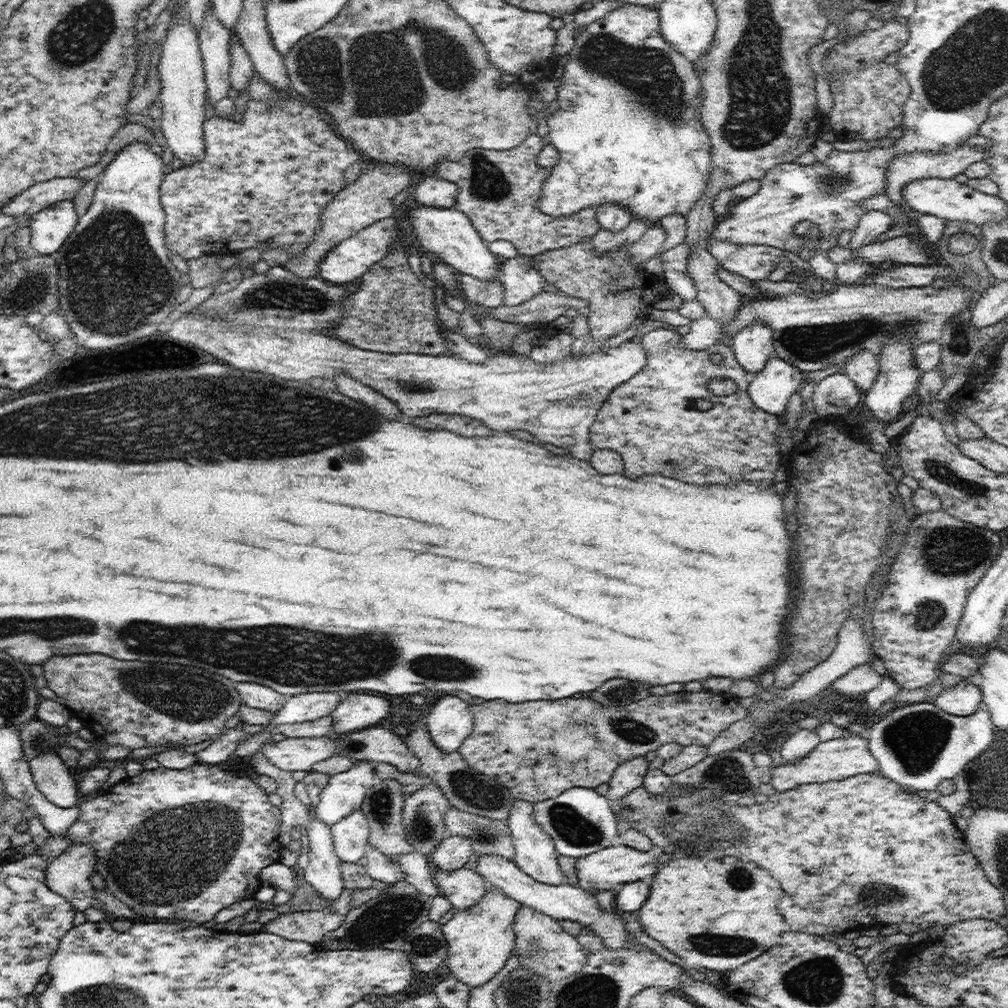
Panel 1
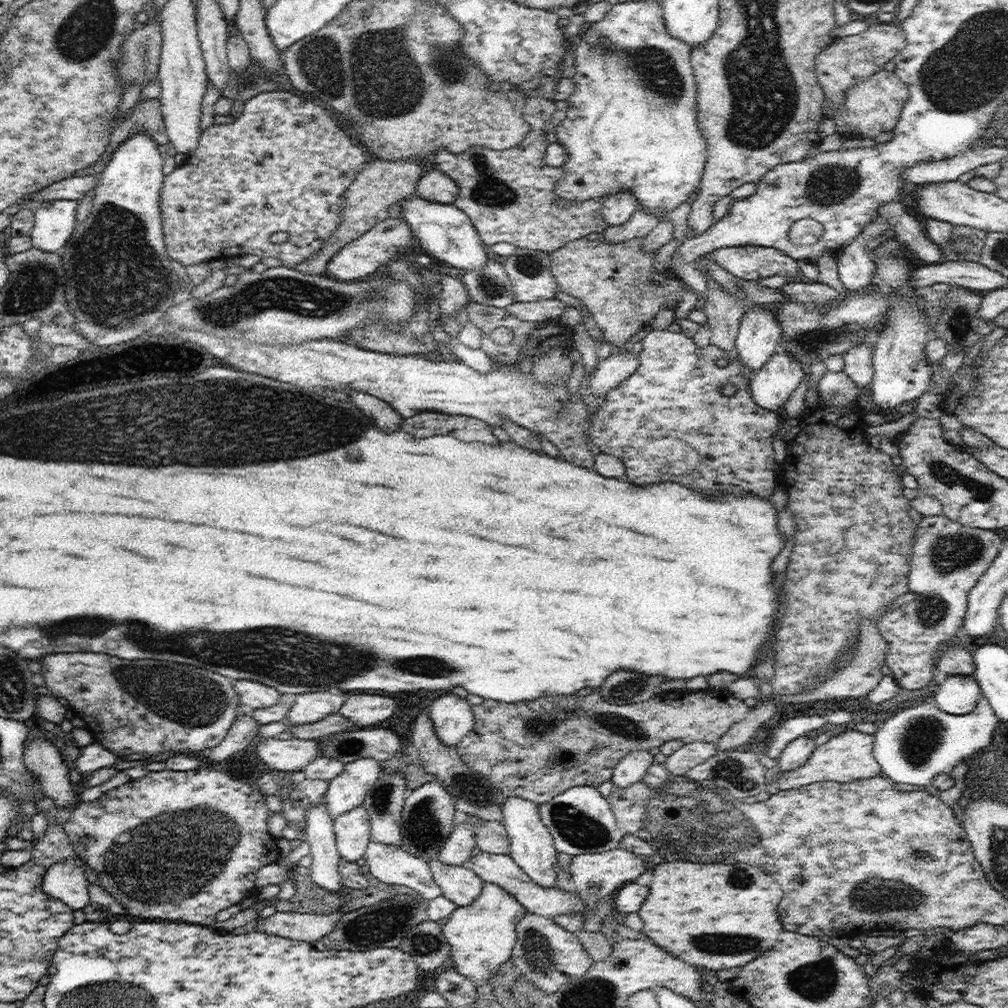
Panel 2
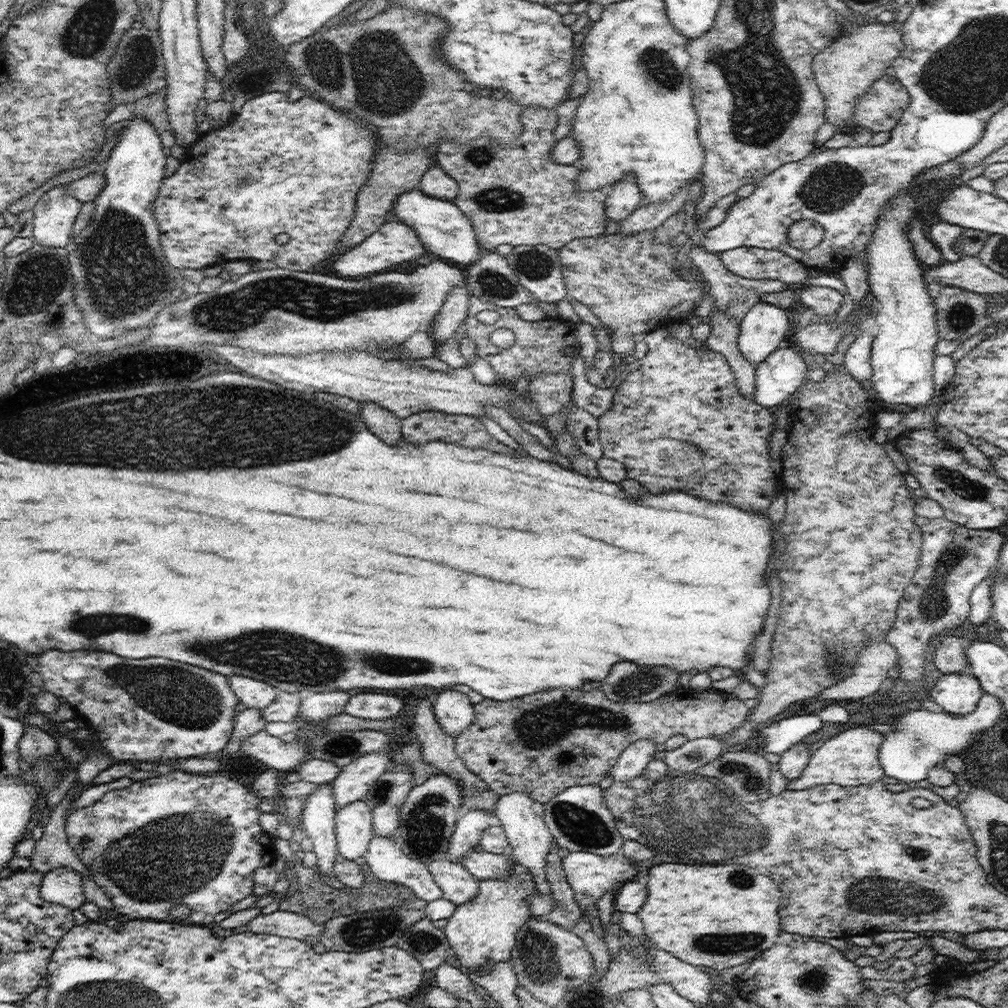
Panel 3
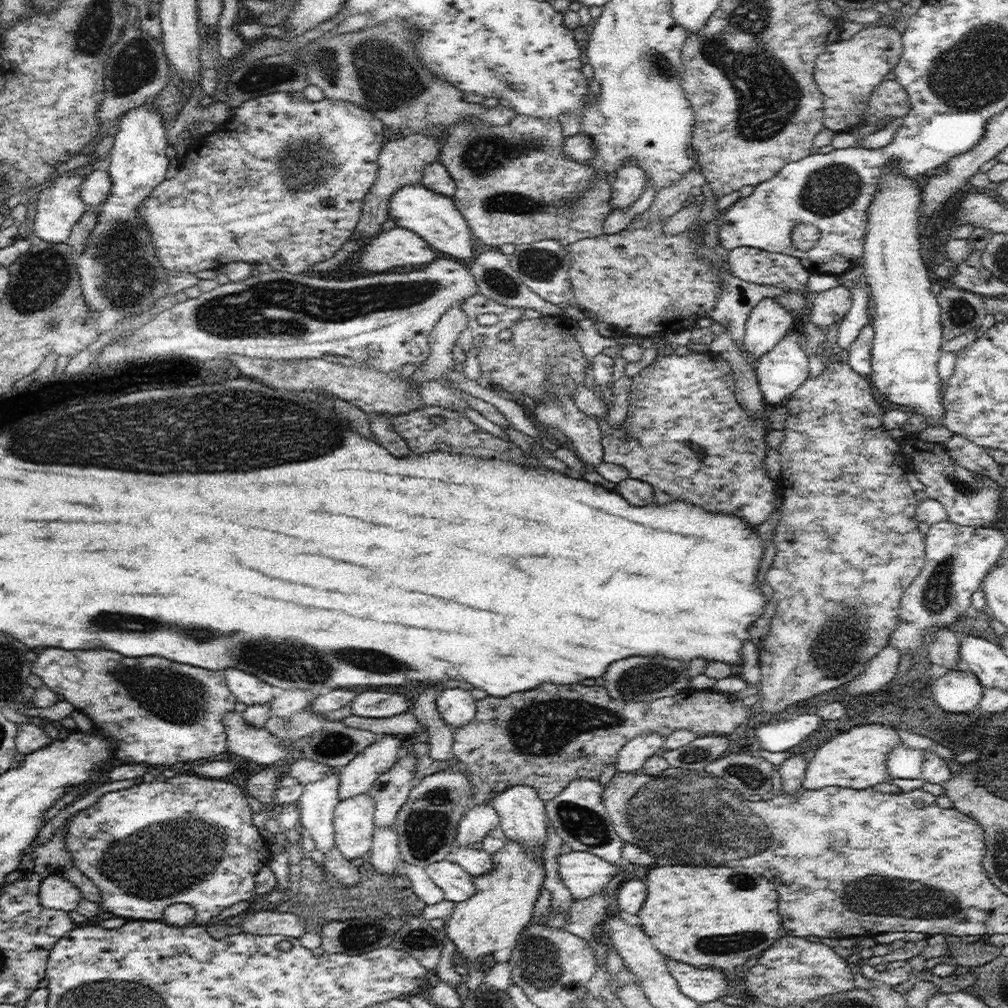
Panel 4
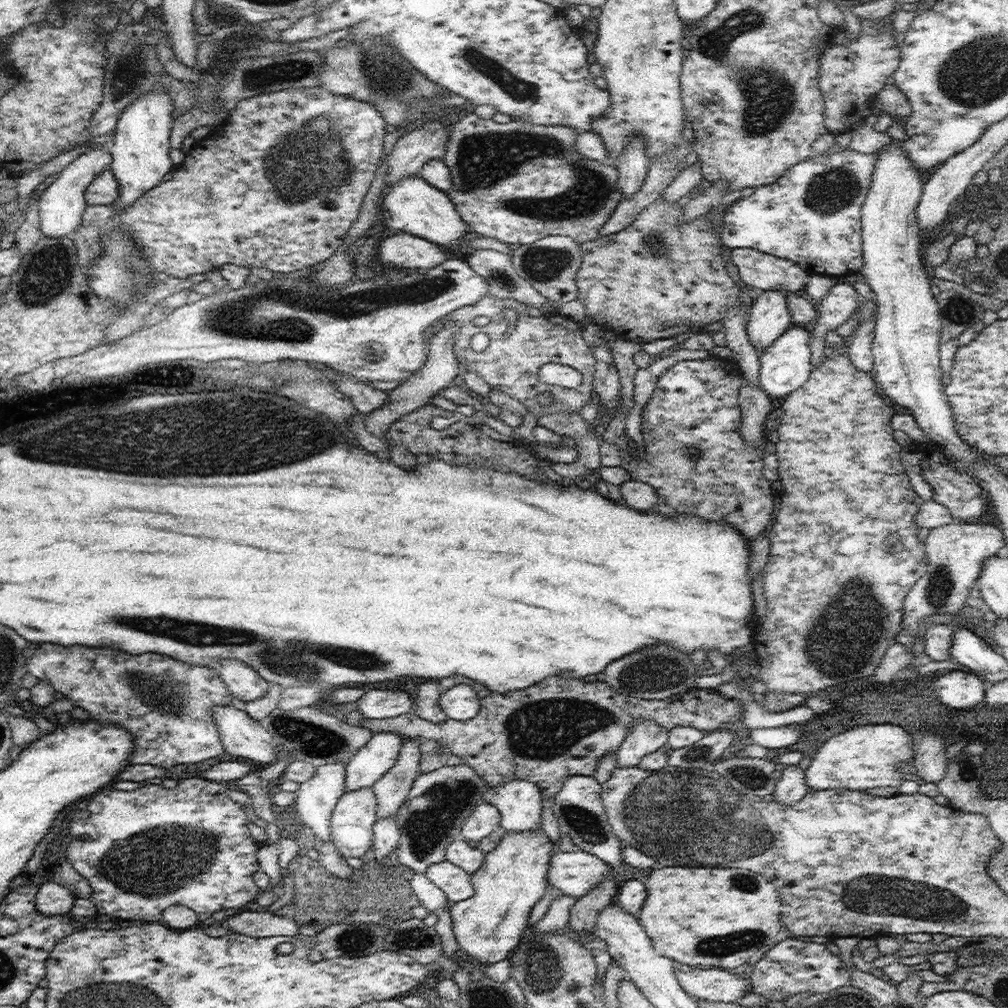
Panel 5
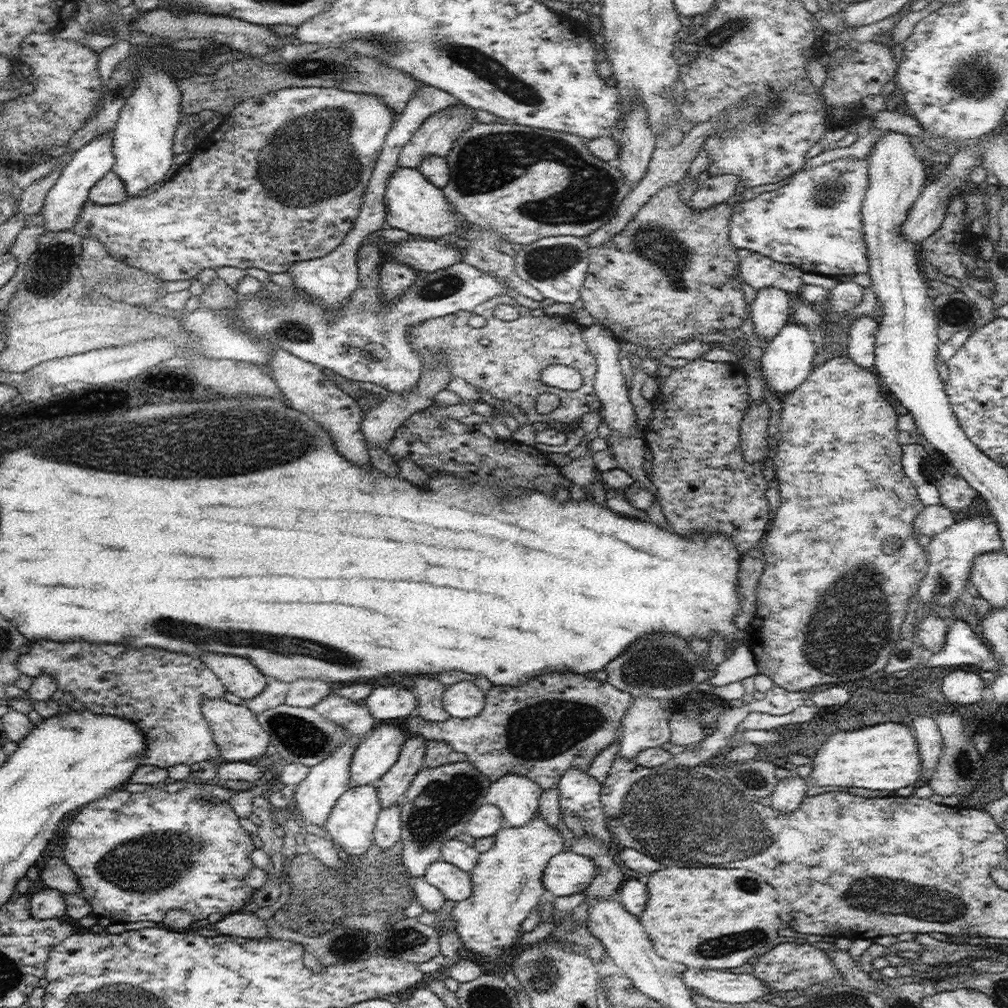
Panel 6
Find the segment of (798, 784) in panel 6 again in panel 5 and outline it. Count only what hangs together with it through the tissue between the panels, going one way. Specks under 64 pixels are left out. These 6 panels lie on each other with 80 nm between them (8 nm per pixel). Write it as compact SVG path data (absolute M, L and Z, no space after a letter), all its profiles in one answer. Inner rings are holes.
M798 764L788 766L783 770L782 777L775 784L775 791L773 792L775 800L780 804L794 806L804 798L805 794L808 794L805 772Z

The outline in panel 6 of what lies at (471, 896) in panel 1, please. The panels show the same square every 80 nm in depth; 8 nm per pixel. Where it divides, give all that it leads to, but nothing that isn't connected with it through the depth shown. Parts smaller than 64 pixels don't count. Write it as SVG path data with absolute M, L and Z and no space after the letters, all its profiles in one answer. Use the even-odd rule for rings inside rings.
M442 859L430 863L424 879L426 883L441 890L448 900L456 902L468 899L473 891L471 874Z

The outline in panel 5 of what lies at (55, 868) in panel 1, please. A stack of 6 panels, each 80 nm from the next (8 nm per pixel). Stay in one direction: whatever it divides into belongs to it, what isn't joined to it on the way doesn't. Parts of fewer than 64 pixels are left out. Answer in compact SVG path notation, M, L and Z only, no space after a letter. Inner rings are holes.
M55 882L42 884L35 896L35 907L38 912L48 916L69 914L76 898L68 888Z

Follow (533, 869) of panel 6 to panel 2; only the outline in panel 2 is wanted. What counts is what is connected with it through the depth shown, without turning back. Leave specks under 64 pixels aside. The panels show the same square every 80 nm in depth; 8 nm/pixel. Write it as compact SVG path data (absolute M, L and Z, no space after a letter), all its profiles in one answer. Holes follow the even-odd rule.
M484 883L472 904L459 906L441 929L451 946L451 958L458 974L477 984L488 983L501 964L511 958L517 941L516 925L524 918L527 908L507 890L494 883Z

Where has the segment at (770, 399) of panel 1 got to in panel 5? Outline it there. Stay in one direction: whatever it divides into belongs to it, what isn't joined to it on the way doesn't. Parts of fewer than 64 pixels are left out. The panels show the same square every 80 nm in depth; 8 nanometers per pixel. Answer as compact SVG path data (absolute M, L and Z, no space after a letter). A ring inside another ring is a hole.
M793 325L779 336L764 352L760 353L760 384L762 390L770 398L786 398L794 390L798 390L808 380L814 367L810 363L812 352L808 345L810 327Z

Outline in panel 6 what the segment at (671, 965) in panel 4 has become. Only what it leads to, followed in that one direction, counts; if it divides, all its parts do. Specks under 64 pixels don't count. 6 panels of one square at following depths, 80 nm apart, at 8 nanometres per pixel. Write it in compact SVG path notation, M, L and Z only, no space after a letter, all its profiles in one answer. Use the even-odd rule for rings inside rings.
M686 968L682 973L682 982L686 984L686 988L710 1000L730 1004L756 1001L770 993L770 988L766 988L766 984L762 984L754 973L735 974L718 970L698 971Z

